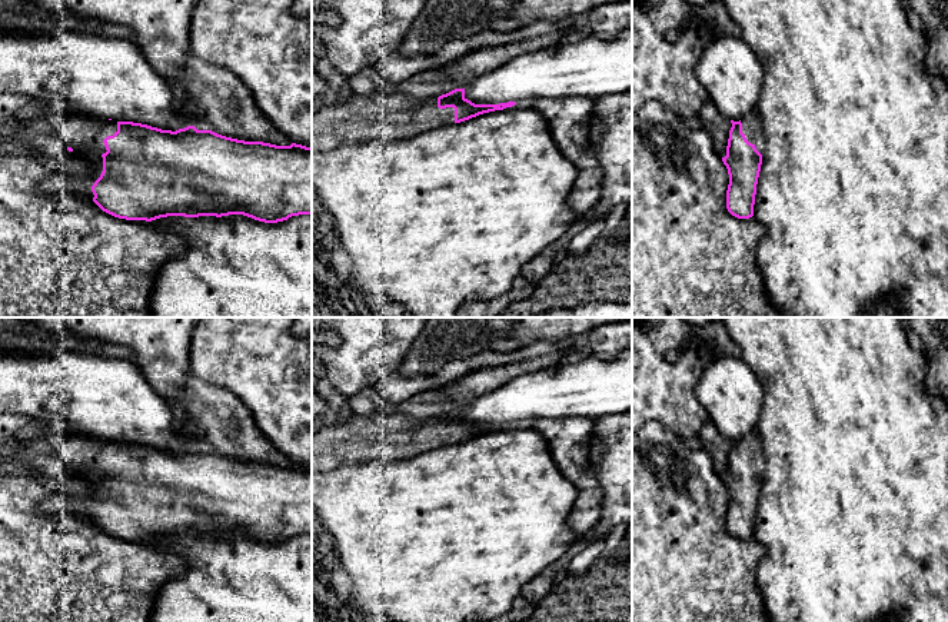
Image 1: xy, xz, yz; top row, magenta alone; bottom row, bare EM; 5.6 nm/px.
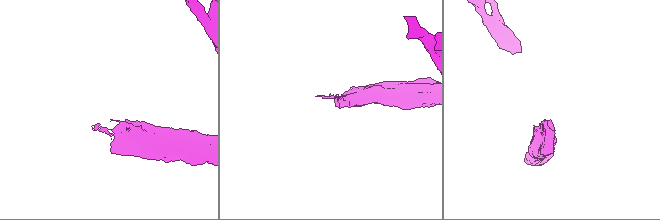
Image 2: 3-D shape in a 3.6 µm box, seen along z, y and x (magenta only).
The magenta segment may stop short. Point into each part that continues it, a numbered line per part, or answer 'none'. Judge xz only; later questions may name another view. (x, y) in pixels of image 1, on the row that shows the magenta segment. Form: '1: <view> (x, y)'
1: xz (358, 119)

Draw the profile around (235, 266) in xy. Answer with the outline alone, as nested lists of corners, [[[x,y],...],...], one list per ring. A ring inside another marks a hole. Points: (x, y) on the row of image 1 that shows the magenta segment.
[[[243,214],[167,216],[147,223],[174,232],[189,243],[189,249],[182,256],[170,259],[159,269],[150,297],[152,317],[312,317],[312,214],[292,216],[277,223],[259,222]]]

